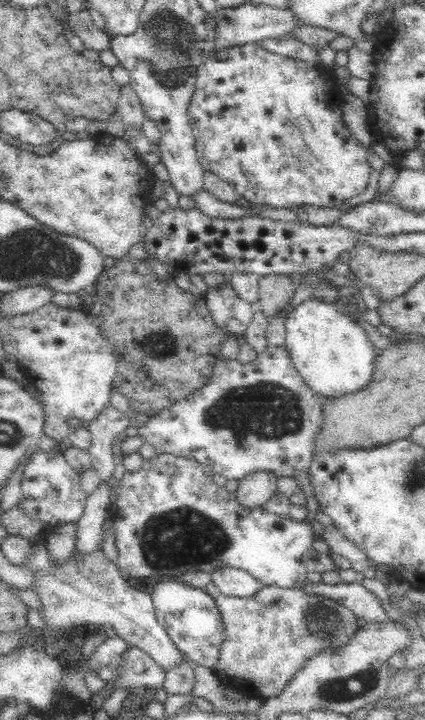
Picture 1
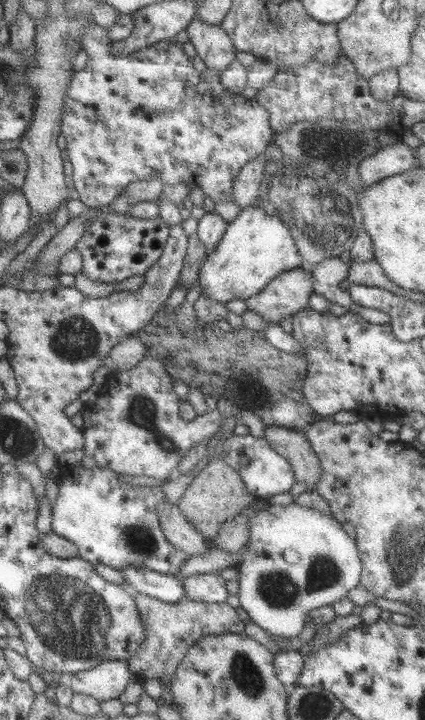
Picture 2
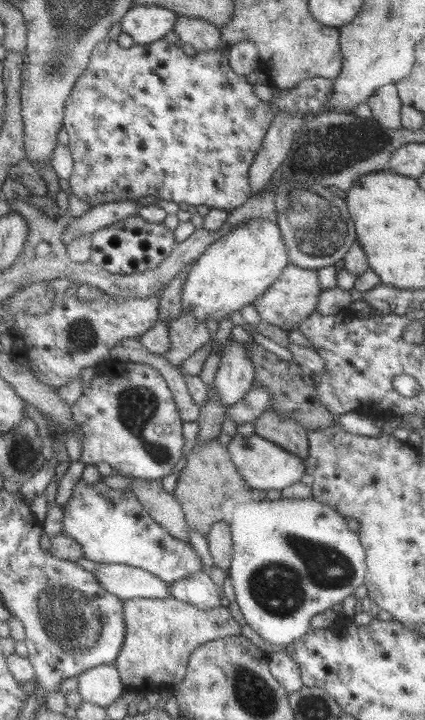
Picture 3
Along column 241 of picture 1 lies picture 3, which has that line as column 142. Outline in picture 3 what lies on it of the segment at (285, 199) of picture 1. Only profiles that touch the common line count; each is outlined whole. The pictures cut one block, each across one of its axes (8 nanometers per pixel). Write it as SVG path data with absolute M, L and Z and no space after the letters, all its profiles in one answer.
M109 36L97 44L96 50L93 51L92 62L89 63L89 70L85 71L85 74L81 75L81 79L77 81L77 86L73 89L66 105L64 126L69 134L67 145L71 148L75 160L75 170L69 180L69 191L91 206L123 199L135 200L150 194L162 200L173 201L177 205L185 202L195 207L209 206L212 209L235 210L235 208L247 203L254 195L252 177L250 176L253 161L264 147L265 137L268 135L268 130L276 116L270 102L261 100L257 94L255 84L250 84L245 76L237 74L233 70L223 47L209 52L196 51L195 55L189 56L181 50L176 50L173 44L169 45L164 39L158 40L156 43L135 44L131 48L123 48L118 39L112 39Z

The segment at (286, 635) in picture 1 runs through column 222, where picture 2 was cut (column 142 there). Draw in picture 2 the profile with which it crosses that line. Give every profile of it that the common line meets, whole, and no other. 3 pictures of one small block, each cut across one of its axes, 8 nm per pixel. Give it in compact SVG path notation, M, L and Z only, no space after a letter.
M140 593L136 595L136 601L140 615L144 617L146 637L137 654L126 661L134 680L143 684L150 678L166 676L171 680L184 662L189 649L204 636L246 632L245 622L239 619L237 610L226 601L207 603L185 596L178 603L170 603Z

